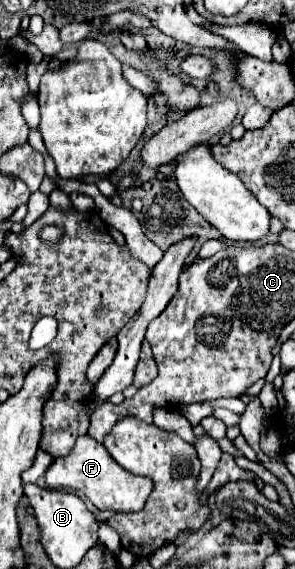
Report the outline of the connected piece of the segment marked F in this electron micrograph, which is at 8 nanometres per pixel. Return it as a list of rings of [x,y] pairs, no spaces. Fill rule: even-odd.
[[[79,436],[75,448],[63,456],[53,460],[47,474],[49,488],[65,488],[83,492],[99,510],[113,512],[139,512],[145,506],[147,496],[153,490],[153,480],[147,476],[137,476],[125,468],[121,468],[97,440],[89,440],[89,436]]]

